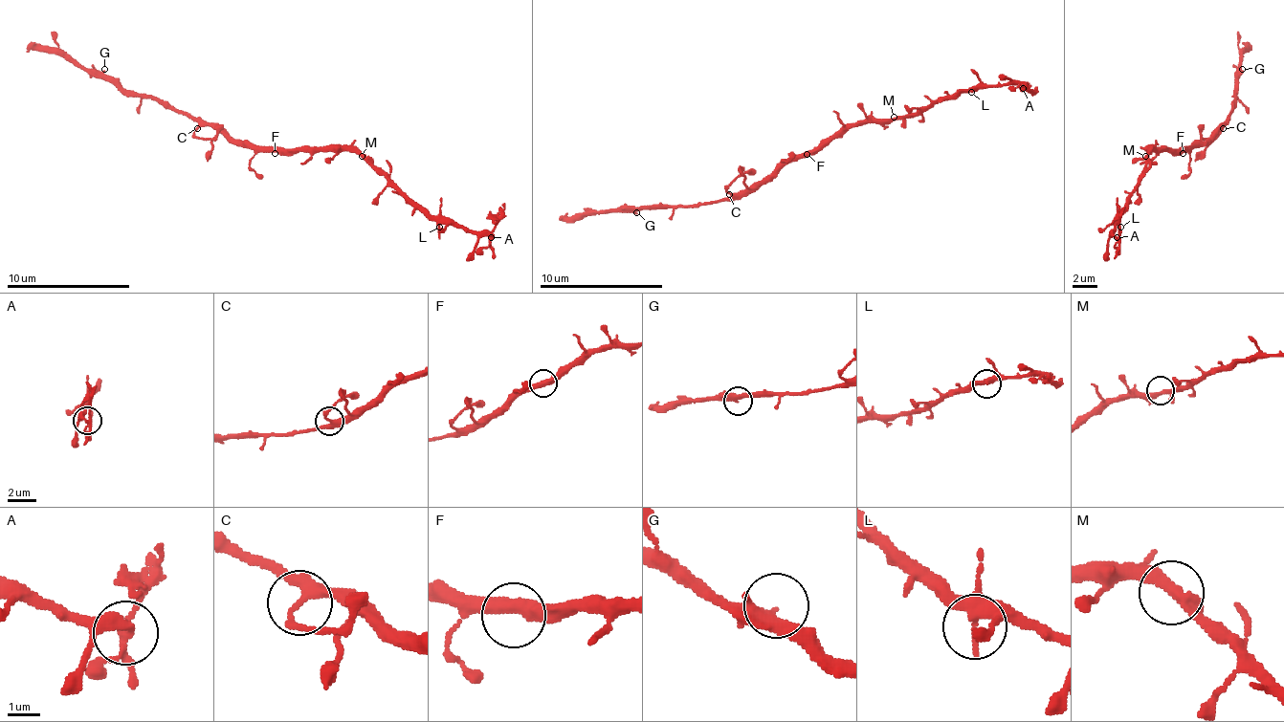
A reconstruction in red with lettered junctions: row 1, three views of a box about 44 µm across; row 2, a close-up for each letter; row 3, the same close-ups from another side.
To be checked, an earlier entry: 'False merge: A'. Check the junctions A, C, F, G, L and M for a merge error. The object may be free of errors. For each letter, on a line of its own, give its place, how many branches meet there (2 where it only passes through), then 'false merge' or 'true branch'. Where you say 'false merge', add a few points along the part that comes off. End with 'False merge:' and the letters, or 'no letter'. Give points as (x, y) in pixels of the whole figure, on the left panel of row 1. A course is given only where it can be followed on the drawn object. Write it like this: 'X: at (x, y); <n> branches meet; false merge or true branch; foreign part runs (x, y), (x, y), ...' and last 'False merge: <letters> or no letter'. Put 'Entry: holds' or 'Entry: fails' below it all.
A: at (491, 237); 4 branches meet; false merge; foreign part runs (492, 236), (504, 203)
C: at (197, 128); 3 branches meet; true branch
F: at (275, 153); 2 branches meet; true branch
G: at (104, 69); 3 branches meet; true branch
L: at (439, 227); 4 branches meet; true branch
M: at (362, 156); 3 branches meet; true branch
False merge: A
Entry: holds

